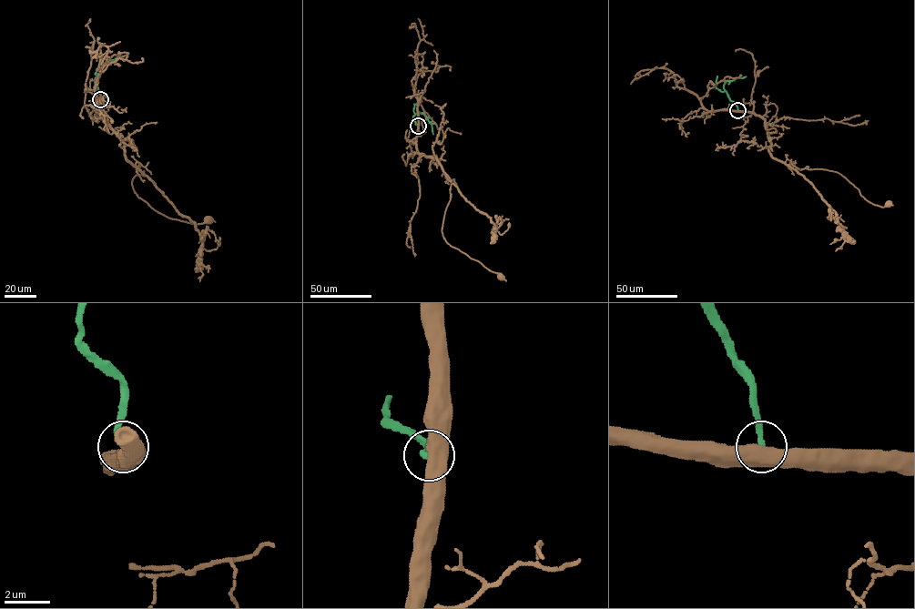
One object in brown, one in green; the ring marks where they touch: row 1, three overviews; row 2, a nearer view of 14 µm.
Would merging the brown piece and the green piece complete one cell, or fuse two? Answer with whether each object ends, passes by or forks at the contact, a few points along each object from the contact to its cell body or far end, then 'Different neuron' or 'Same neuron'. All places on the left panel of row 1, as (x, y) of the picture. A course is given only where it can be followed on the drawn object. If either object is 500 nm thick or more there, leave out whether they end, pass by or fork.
Course of brown: (100, 99), (102, 117), (144, 175), (132, 181), (138, 197), (171, 218), (208, 219). Course of green: (100, 98), (95, 78), (105, 63), (120, 55). Different neuron

